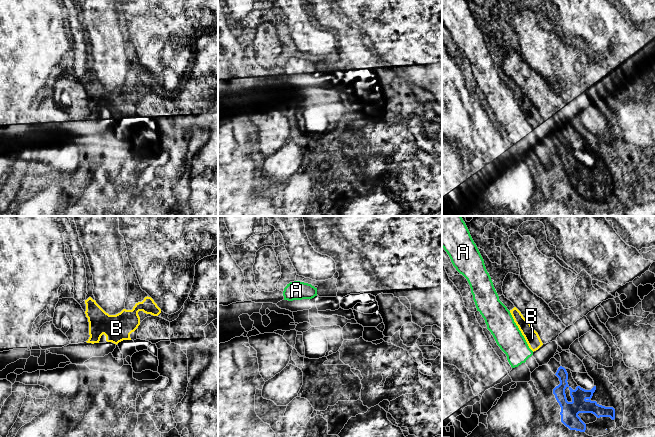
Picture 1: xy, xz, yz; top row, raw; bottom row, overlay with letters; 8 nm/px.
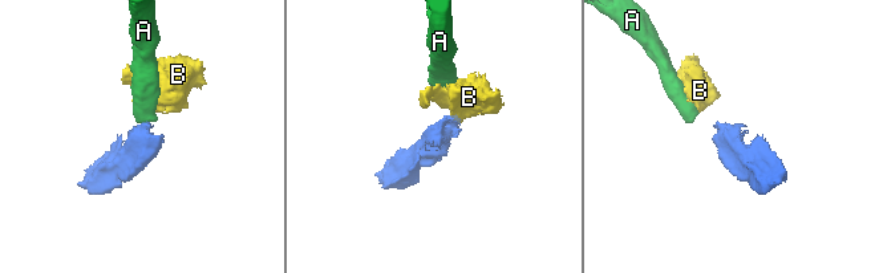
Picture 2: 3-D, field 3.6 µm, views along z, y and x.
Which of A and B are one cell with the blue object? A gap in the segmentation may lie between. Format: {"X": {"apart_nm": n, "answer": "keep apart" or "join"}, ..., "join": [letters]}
{"A": {"apart_nm": 240, "answer": "keep apart"}, "B": {"apart_nm": 220, "answer": "join"}, "join": ["B"]}

